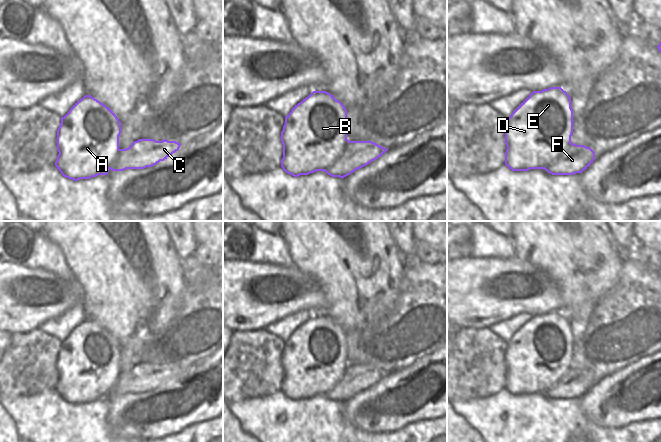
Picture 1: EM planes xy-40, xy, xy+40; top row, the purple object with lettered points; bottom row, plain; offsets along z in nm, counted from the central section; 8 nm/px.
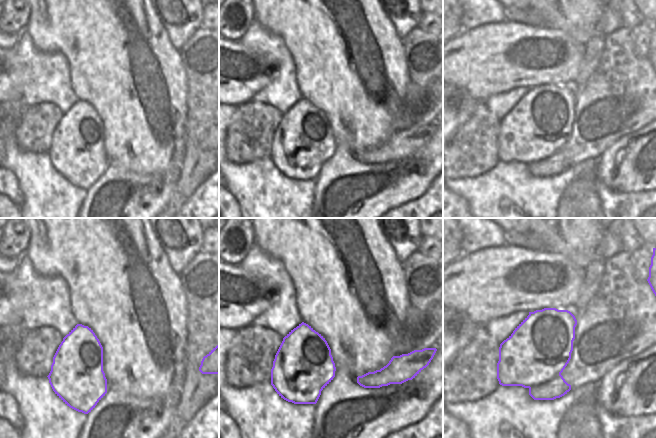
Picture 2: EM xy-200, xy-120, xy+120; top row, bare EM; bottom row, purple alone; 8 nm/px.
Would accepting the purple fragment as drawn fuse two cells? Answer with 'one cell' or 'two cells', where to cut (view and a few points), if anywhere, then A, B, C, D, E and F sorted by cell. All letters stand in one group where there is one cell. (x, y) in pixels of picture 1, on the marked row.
two cells; cut xy (348, 140), (342, 153), (324, 170); groups A B D E / C F

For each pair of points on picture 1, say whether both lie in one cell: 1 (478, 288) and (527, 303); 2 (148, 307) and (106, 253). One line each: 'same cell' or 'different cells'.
1: same cell
2: same cell

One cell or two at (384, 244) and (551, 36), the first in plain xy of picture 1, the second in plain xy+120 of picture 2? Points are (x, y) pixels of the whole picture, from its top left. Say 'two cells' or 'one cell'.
two cells

